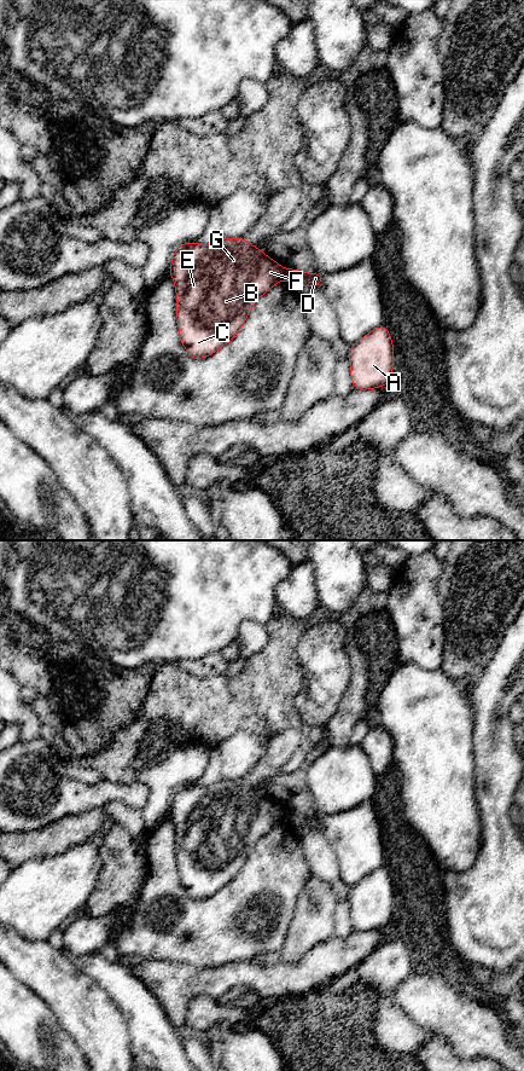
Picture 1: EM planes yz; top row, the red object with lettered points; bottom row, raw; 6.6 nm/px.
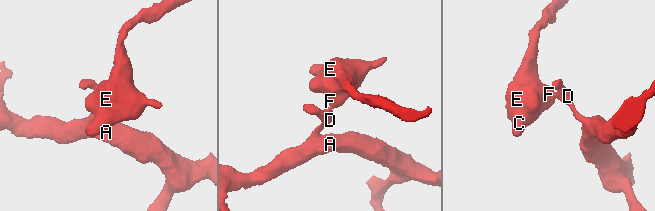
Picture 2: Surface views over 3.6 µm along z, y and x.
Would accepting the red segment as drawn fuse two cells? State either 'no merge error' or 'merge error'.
merge error

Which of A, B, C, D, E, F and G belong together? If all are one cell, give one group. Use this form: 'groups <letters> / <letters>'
groups A D / B C E F G

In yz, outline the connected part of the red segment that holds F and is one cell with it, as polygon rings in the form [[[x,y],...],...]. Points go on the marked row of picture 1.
[[[241,237],[179,245],[169,274],[176,291],[180,341],[191,359],[199,360],[214,354],[239,332],[256,301],[286,278],[286,270]]]

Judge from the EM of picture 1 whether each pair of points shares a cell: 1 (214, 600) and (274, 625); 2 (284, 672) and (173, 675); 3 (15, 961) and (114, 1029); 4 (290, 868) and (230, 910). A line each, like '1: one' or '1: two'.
1: two
2: one
3: one
4: one

